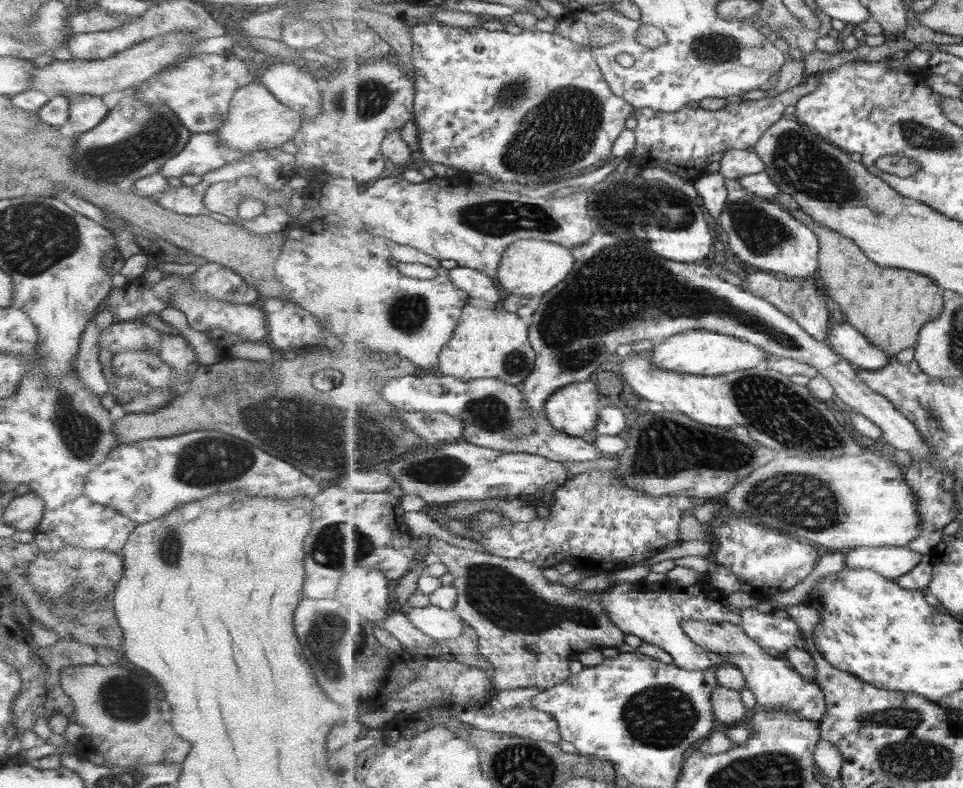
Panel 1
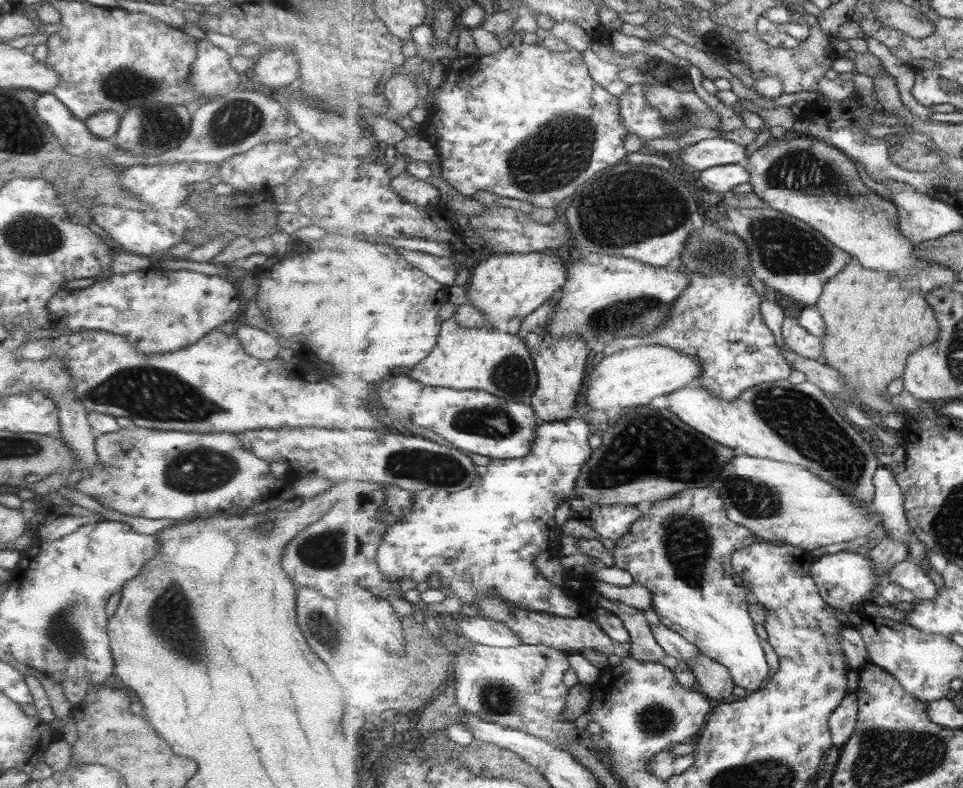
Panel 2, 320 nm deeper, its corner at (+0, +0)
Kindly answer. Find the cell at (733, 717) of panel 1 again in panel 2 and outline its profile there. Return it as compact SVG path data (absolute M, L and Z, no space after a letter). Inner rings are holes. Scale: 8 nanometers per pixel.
M706 654L697 655L688 660L688 665L696 674L697 689L704 692L709 699L734 700L735 681L730 670Z

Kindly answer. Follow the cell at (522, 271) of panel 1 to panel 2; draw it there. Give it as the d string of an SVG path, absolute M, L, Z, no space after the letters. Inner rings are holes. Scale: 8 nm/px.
M537 252L527 254L502 254L491 255L487 260L481 260L481 262L473 268L472 277L467 283L468 289L466 296L468 297L468 303L471 306L478 308L480 312L484 312L485 317L482 328L487 330L495 329L500 330L503 326L511 320L511 318L517 318L522 320L526 316L533 314L536 310L539 310L546 302L549 302L555 298L555 296L561 292L563 286L568 279L567 270L563 266L563 260L561 257L555 254L539 254Z

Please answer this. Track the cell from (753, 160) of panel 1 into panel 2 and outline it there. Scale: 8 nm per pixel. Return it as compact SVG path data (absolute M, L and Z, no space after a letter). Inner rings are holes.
M720 136L682 146L679 153L685 165L700 172L725 165L744 164L747 161L745 146Z

